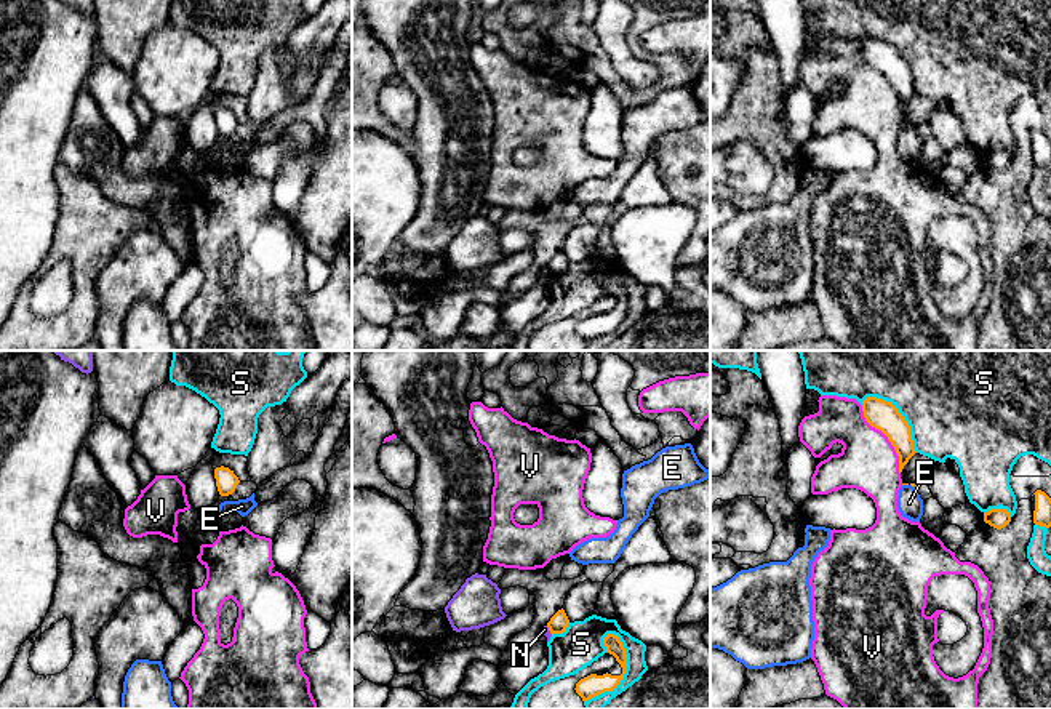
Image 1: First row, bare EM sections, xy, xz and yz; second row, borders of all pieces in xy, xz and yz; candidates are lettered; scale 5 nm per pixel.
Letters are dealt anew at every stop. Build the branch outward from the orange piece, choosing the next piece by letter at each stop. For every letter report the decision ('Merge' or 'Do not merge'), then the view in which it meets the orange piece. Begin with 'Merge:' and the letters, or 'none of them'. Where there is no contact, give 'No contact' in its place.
Merge: none of them
E: Do not merge. Touches orange in yz
N: Do not merge. Touches orange in xz
S: Do not merge. Touches orange in xz
V: Do not merge. Touches orange in yz

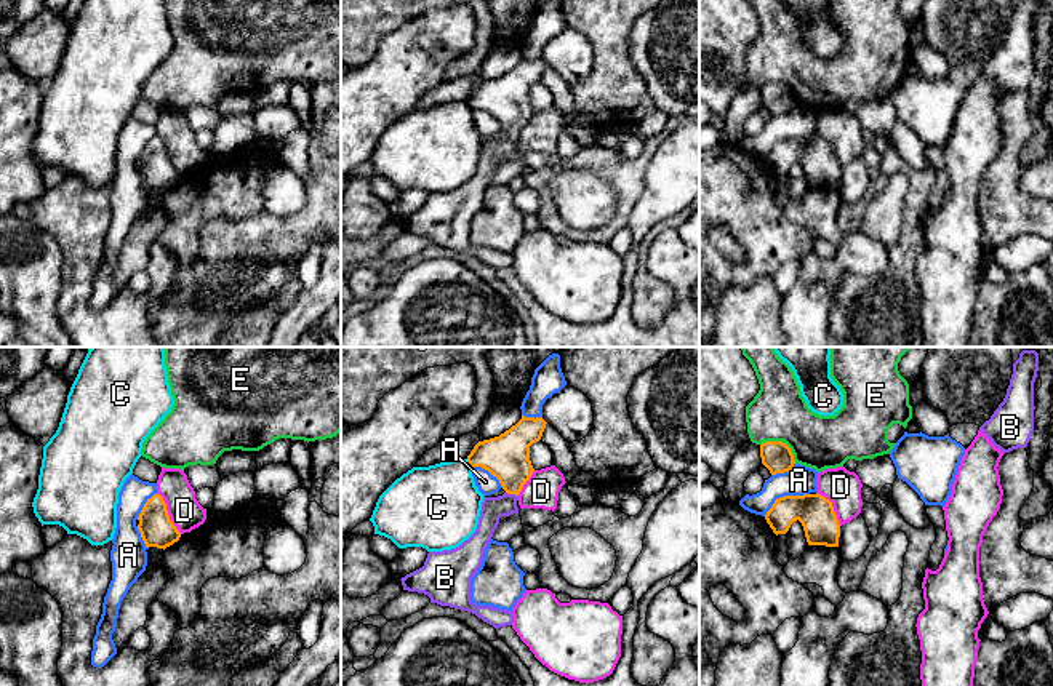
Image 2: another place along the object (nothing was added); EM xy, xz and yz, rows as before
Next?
Merge: B
A: Do not merge. Touches orange in yz
B: Merge. Touches orange in xz
C: Do not merge. Touches orange in xz
D: Do not merge. Touches orange in xy
E: Do not merge. Touches orange in yz

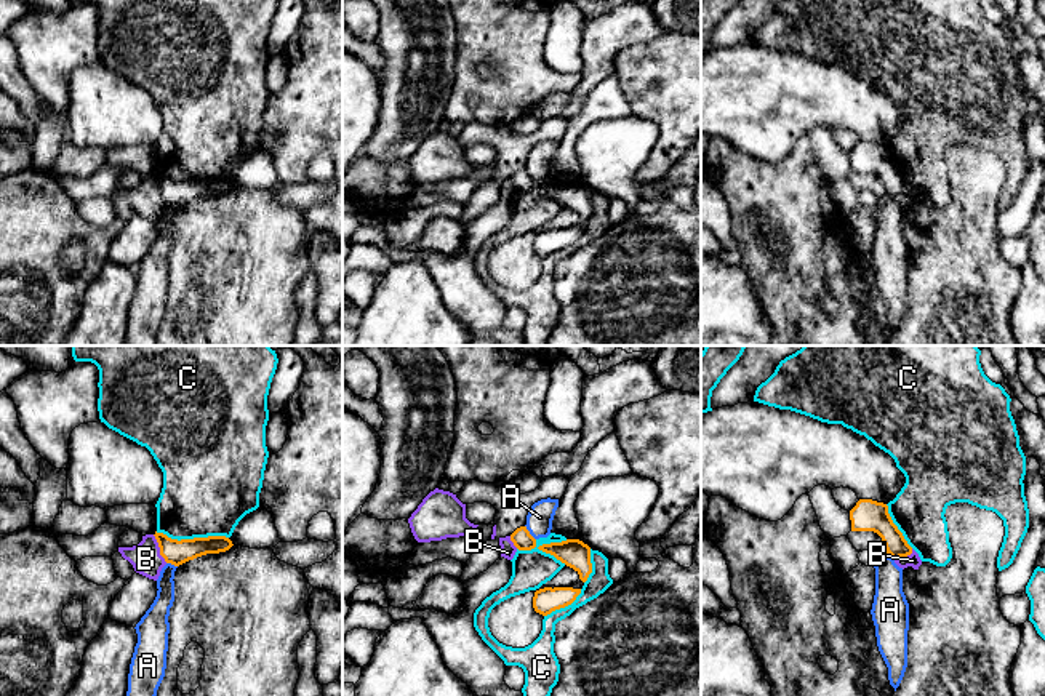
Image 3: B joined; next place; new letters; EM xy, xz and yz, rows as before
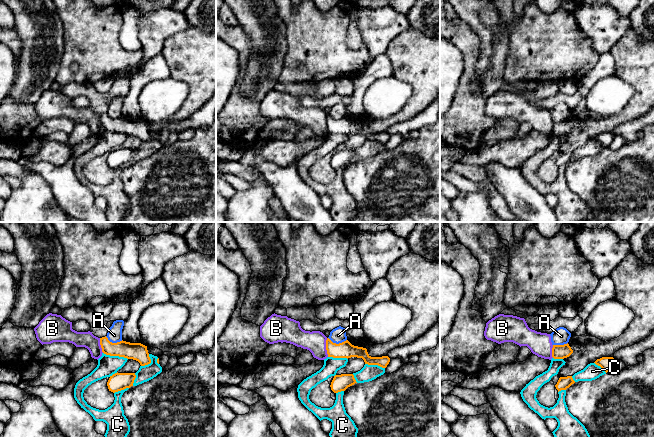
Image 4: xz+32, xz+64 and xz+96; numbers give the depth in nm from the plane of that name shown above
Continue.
Merge: none of them
A: Do not merge. Touches orange in xz
B: Do not merge. Touches orange in yz
C: Do not merge. Touches orange in xz

